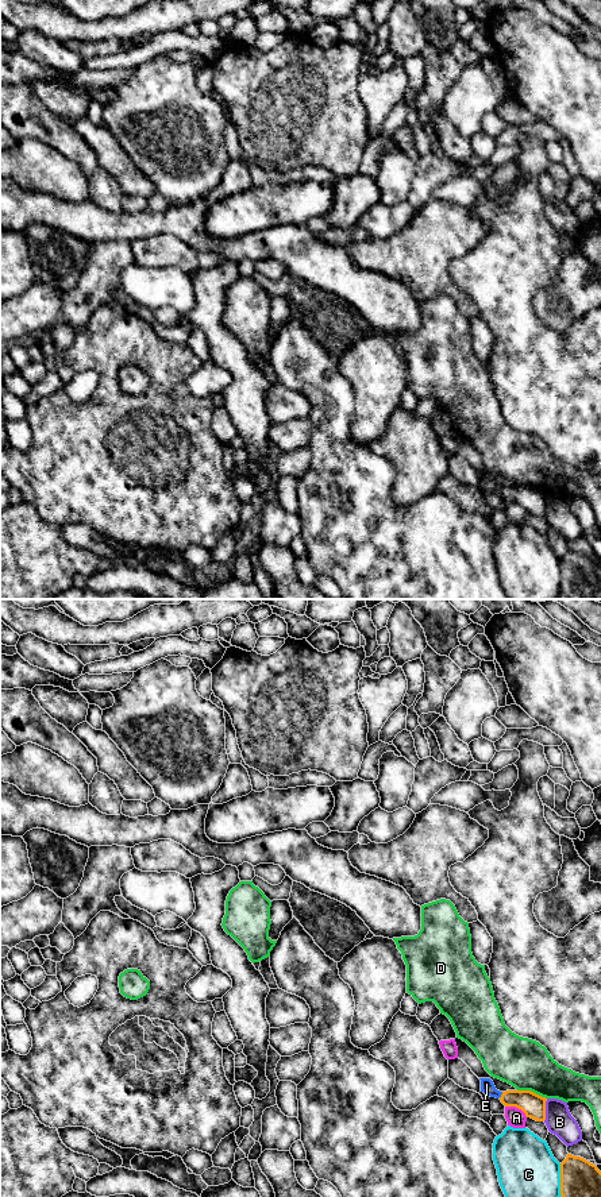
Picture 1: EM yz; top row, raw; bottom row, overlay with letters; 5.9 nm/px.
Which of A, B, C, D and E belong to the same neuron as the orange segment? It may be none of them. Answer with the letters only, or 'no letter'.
E

